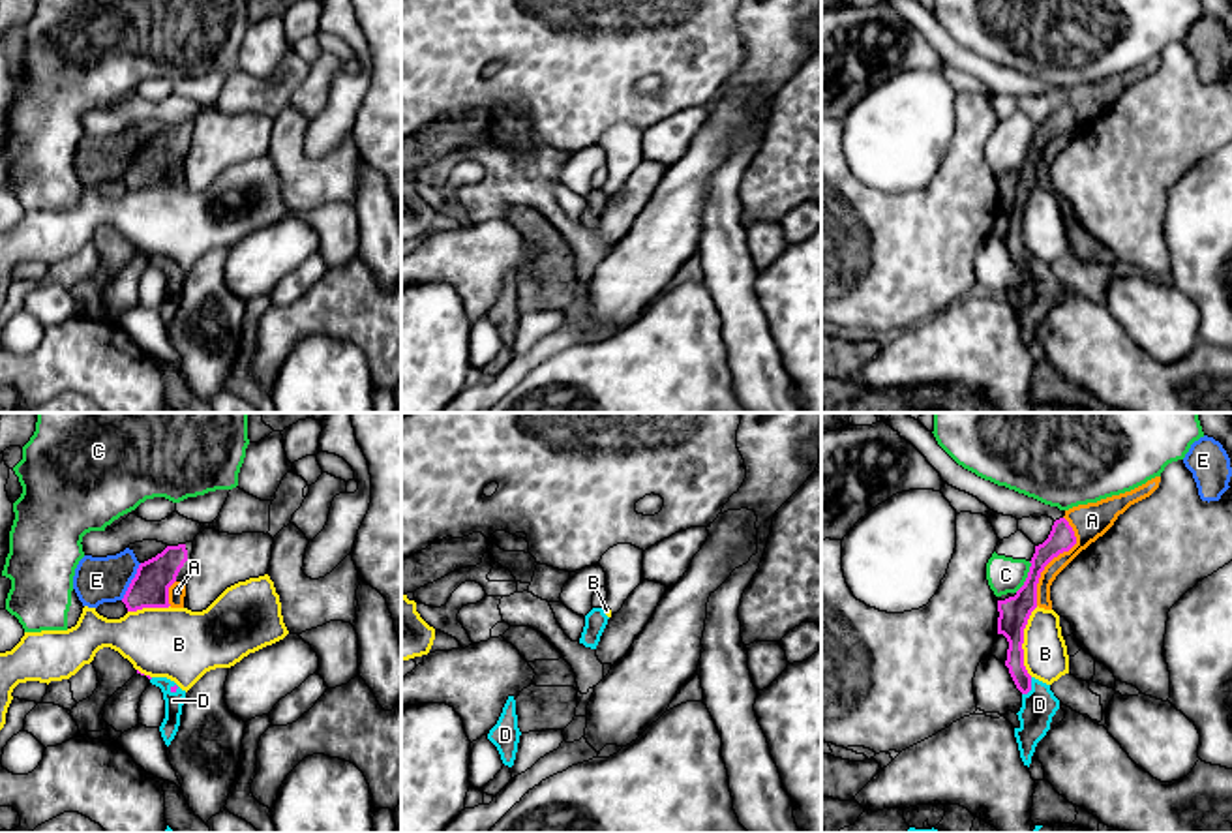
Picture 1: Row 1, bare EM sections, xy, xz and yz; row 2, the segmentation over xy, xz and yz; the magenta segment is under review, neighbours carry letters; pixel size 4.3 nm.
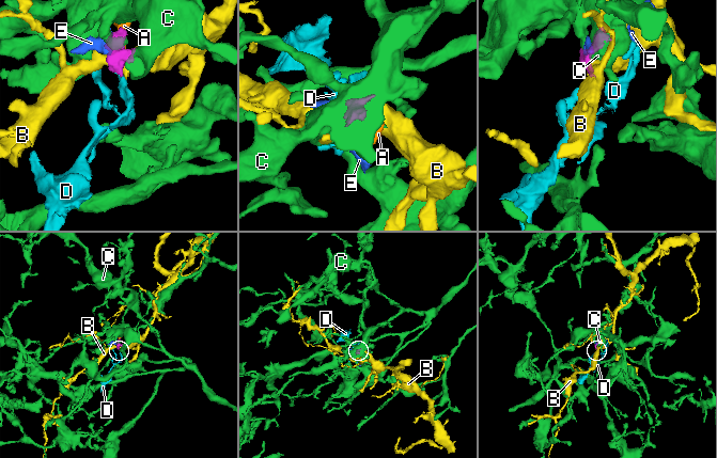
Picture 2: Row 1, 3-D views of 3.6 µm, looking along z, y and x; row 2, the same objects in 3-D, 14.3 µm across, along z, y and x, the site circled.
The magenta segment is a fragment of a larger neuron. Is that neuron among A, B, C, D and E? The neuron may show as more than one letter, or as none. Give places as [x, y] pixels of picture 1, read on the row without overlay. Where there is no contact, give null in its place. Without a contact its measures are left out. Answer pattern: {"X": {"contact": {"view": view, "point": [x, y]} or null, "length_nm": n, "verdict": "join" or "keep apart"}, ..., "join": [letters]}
{"A": {"contact": {"view": "yz", "point": [1054, 136]}, "length_nm": 400, "verdict": "keep apart"}, "B": {"contact": {"view": "yz", "point": [1022, 222]}, "length_nm": 300, "verdict": "keep apart"}, "C": {"contact": {"view": "yz", "point": [1028, 156]}, "length_nm": 150, "verdict": "keep apart"}, "D": {"contact": {"view": "yz", "point": [1030, 267]}, "length_nm": 90, "verdict": "join"}, "E": {"contact": {"view": "xy", "point": [132, 162]}, "length_nm": 180, "verdict": "keep apart"}, "join": ["D"]}

